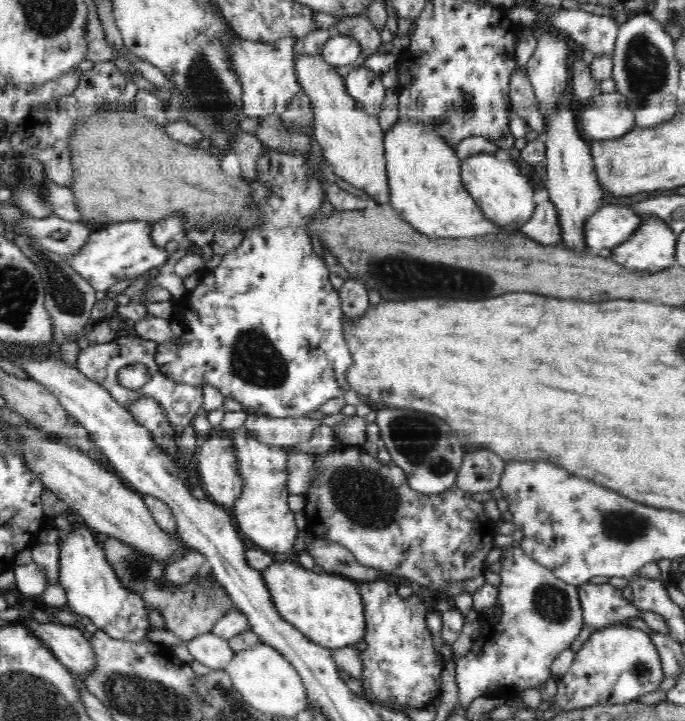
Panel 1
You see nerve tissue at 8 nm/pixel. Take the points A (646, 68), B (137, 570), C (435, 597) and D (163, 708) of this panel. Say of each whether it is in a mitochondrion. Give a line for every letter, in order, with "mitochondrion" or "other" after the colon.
A: mitochondrion
B: mitochondrion
C: other
D: mitochondrion

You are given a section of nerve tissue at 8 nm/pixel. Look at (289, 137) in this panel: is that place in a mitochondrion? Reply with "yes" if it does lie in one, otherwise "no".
no

